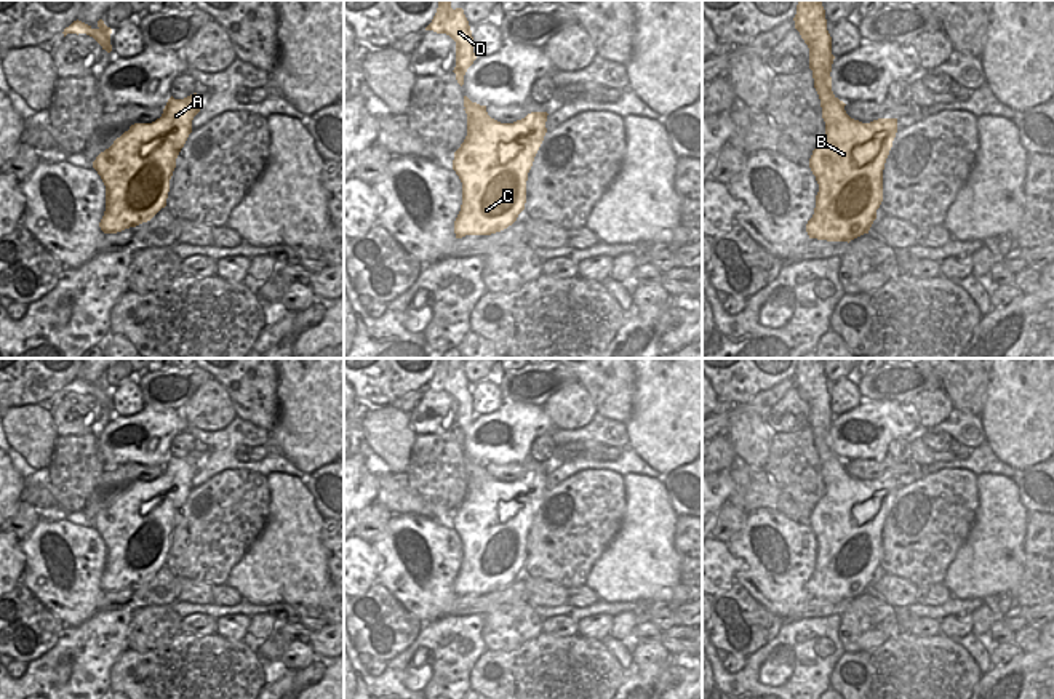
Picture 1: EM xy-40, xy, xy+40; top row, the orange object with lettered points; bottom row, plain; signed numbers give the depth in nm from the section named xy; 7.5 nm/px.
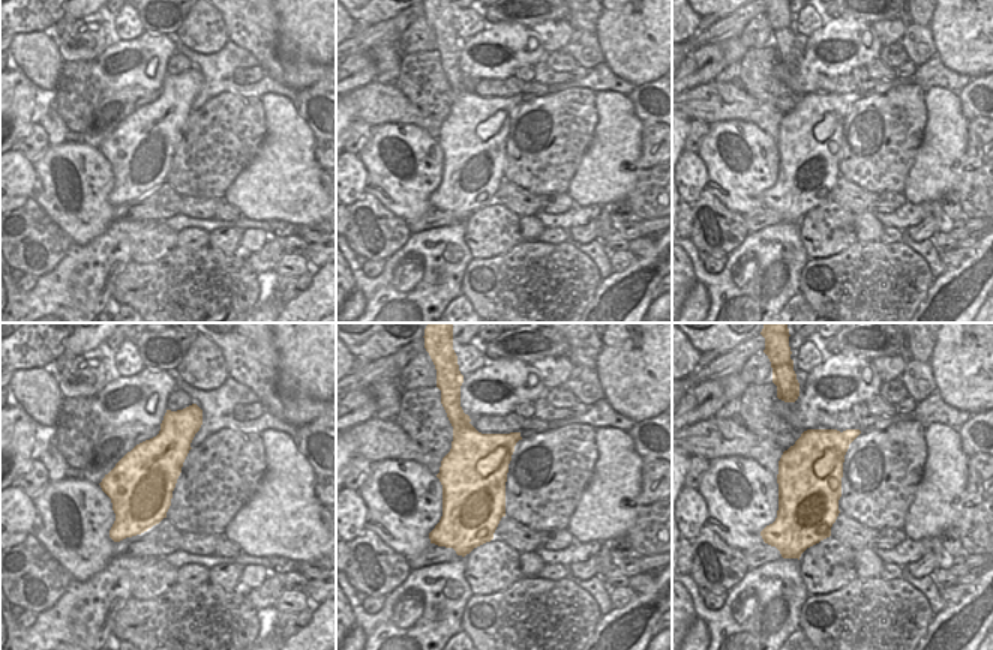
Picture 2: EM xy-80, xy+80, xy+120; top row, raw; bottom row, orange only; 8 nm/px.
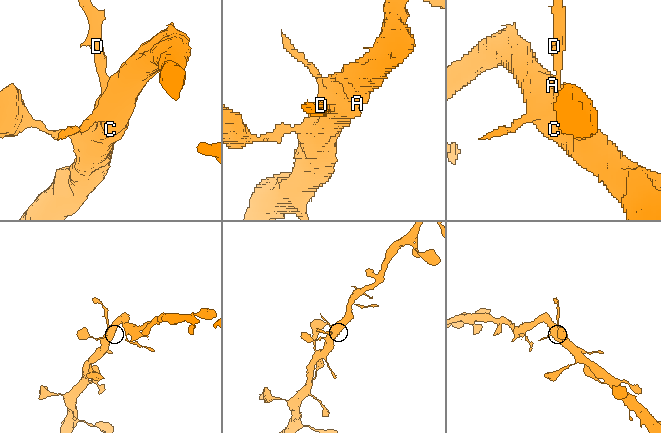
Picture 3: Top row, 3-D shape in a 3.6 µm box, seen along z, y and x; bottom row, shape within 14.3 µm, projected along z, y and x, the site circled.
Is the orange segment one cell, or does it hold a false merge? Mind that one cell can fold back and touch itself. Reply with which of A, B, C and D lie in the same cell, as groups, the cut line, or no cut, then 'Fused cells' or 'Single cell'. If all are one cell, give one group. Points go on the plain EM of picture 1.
Groups: A B C / D. Split along xy+40 (834, 455), (822, 466). Fused cells.

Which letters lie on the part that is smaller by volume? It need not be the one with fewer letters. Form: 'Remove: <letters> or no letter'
Remove: D

